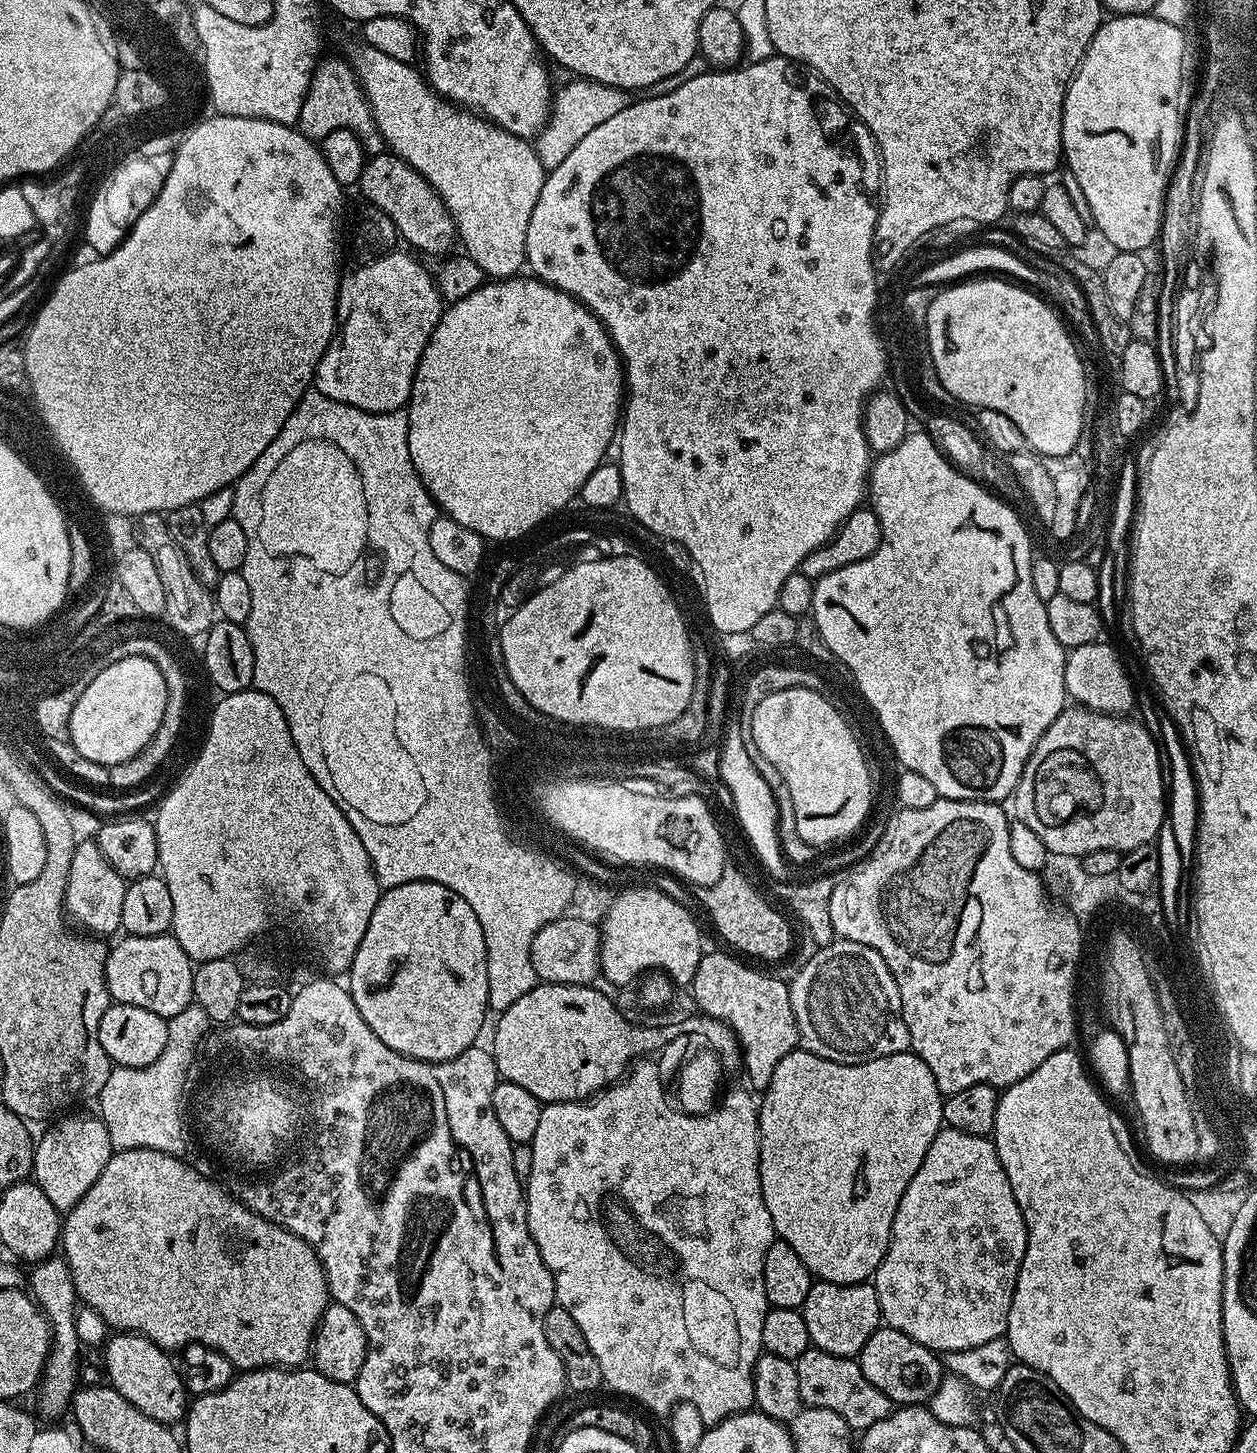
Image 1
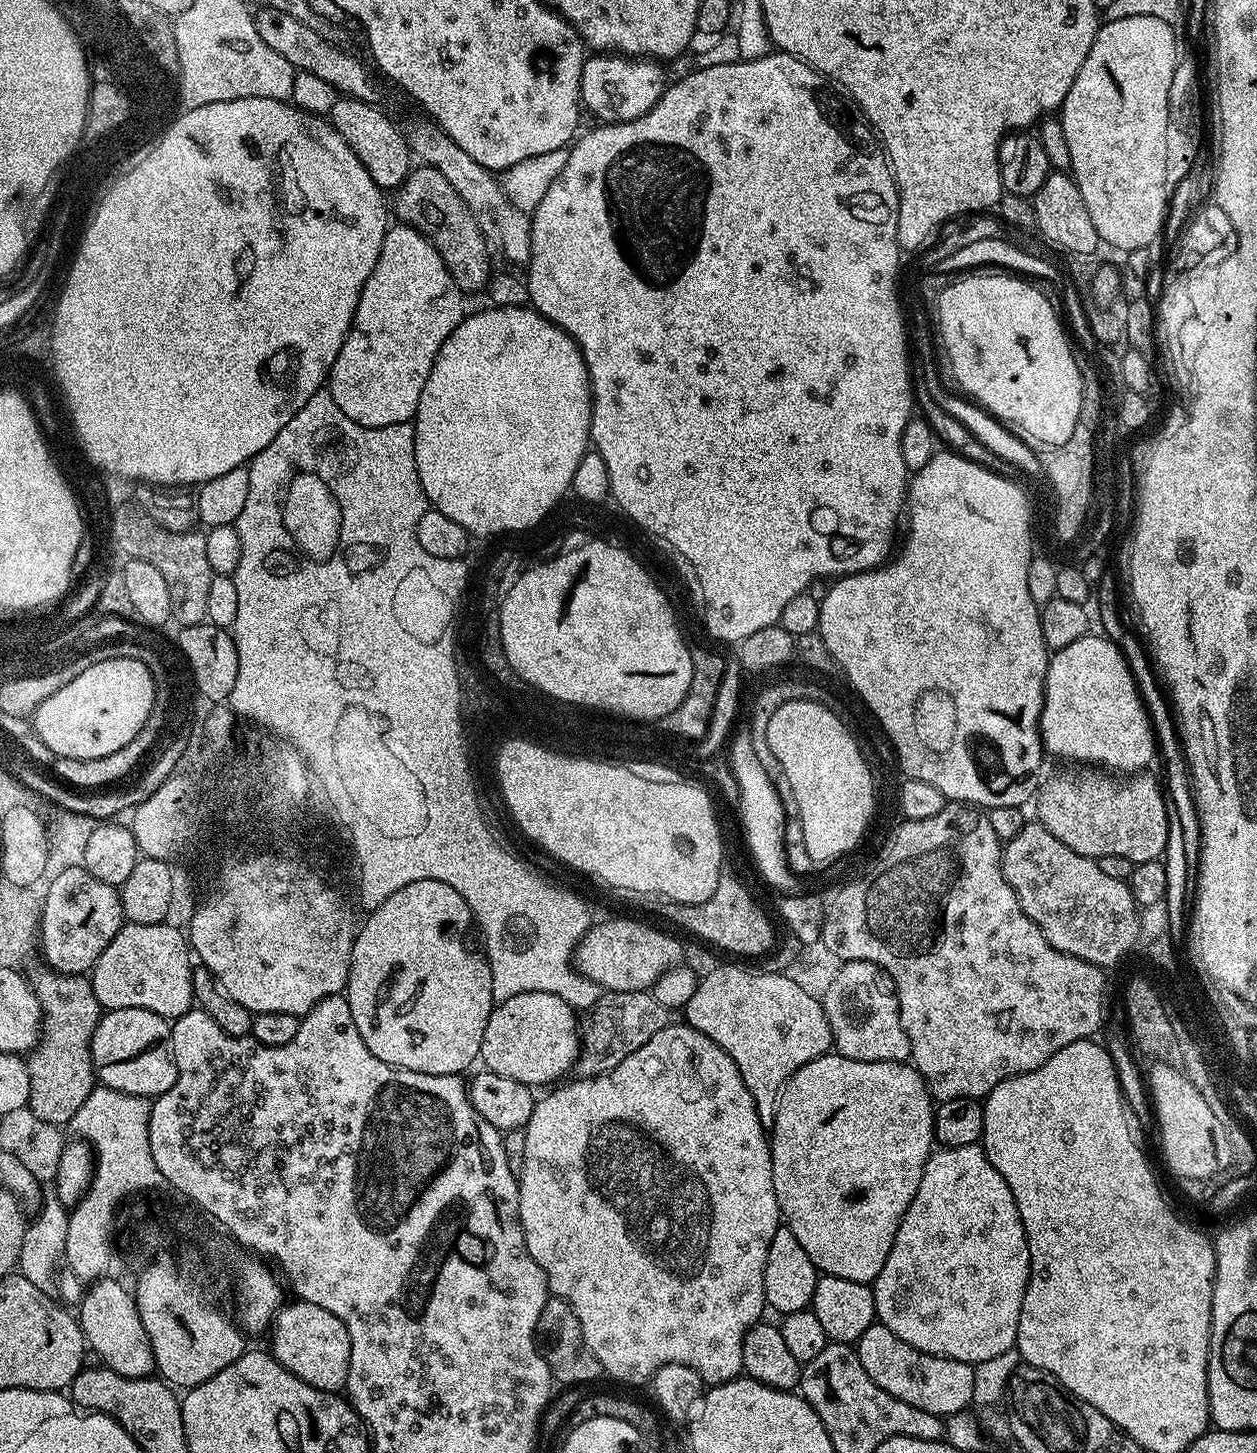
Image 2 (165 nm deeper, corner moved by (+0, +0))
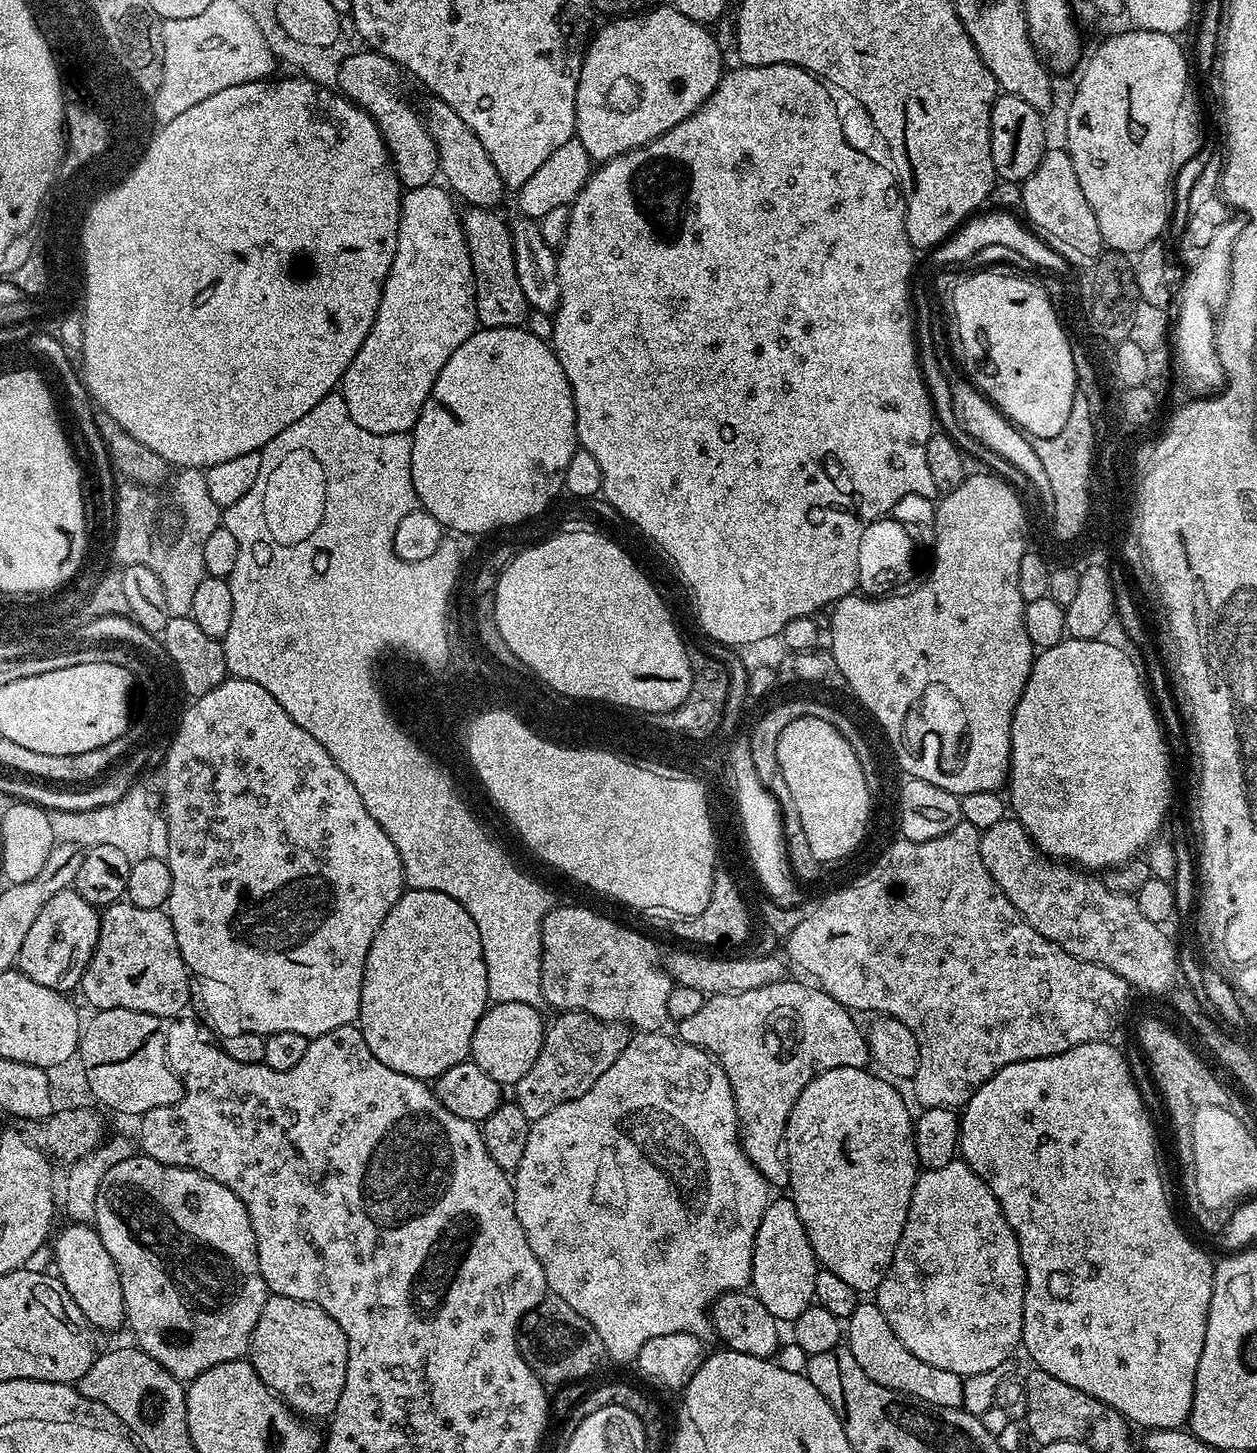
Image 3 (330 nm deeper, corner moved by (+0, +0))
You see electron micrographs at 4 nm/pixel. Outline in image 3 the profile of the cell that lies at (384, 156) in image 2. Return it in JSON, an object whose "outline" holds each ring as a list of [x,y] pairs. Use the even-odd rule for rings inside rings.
{"outline":[[[363,50],[352,52],[343,57],[338,66],[338,78],[335,87],[341,96],[357,104],[378,126],[388,153],[392,155],[392,164],[396,167],[396,176],[405,189],[417,188],[433,183],[440,170],[438,150],[434,138],[430,138],[421,113],[416,112],[400,97],[400,76],[402,69],[381,52]]]}

